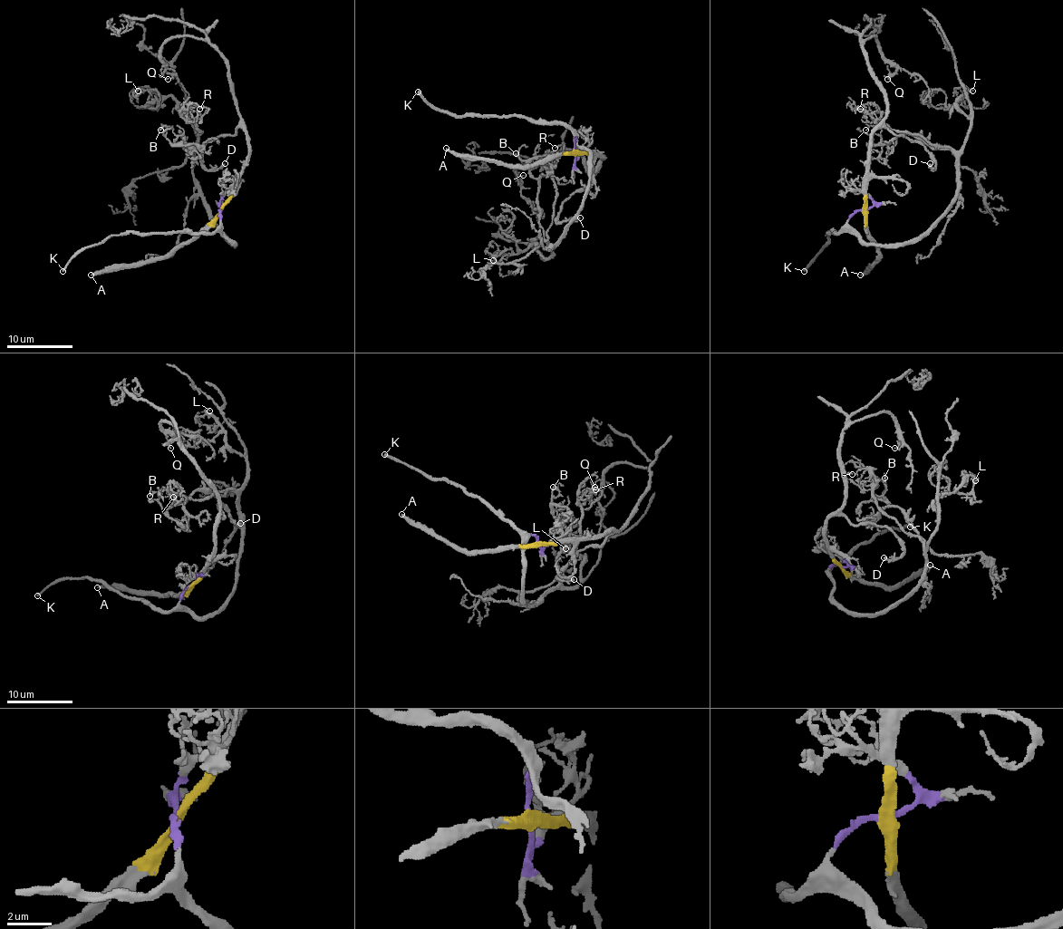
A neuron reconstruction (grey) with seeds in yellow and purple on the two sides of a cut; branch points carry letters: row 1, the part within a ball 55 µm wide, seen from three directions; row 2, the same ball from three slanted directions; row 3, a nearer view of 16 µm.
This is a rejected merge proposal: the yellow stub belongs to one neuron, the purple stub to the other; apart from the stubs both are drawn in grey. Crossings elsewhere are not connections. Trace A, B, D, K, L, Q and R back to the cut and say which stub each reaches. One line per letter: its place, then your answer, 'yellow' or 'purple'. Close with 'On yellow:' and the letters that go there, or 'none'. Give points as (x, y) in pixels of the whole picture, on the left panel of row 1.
A: place (91, 275); yellow
B: place (160, 130); purple
D: place (225, 163); yellow
K: place (62, 271); purple
L: place (138, 91); purple
Q: place (168, 79); yellow
R: place (199, 109); purple
On yellow: A, D, Q

